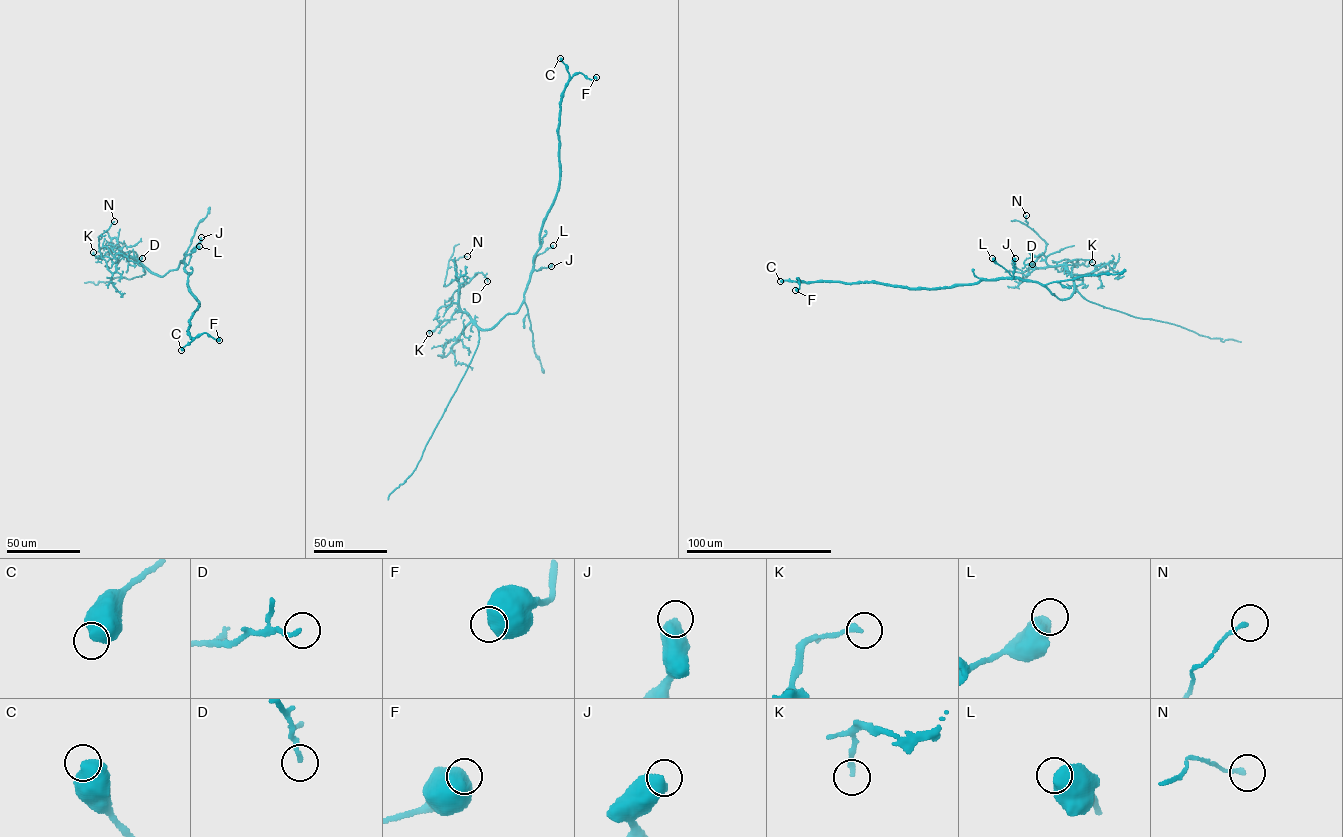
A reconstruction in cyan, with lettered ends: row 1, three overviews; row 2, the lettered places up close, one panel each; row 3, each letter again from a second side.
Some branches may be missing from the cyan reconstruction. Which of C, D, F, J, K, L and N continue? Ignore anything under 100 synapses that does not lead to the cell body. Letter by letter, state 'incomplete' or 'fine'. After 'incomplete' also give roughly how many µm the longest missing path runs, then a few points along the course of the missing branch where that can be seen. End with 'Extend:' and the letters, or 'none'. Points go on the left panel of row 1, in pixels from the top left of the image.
C: fine
D: fine
F: fine
J: fine
K: fine
L: fine
N: fine
Extend: none

